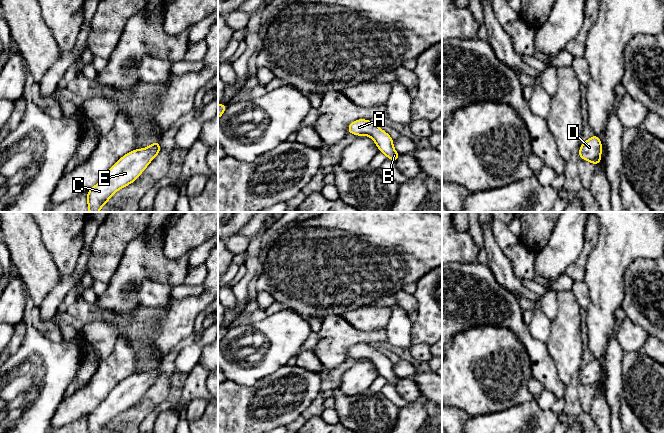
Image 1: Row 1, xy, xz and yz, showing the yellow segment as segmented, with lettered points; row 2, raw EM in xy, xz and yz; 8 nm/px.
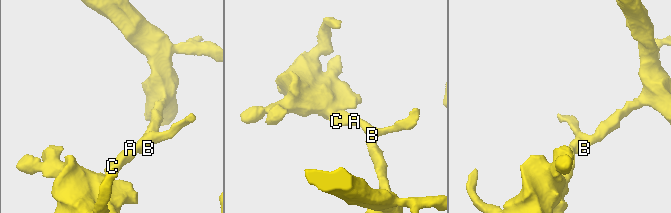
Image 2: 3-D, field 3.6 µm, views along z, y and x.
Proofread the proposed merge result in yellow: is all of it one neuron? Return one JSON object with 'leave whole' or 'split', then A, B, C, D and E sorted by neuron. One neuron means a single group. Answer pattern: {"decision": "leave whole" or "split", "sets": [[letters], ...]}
{"decision": "leave whole", "sets": [["A", "B", "C", "D", "E"]]}

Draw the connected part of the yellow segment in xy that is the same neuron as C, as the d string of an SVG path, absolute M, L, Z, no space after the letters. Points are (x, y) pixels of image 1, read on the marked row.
M156 141L149 147L132 150L121 157L87 192L89 212L99 212L118 190L136 181L160 151Z

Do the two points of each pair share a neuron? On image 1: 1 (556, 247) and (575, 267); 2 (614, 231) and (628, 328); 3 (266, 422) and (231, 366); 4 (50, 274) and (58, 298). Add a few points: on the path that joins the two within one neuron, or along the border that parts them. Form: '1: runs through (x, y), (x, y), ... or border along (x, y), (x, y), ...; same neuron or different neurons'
1: border along (584, 243), (580, 255), (564, 273); different neurons
2: border along (619, 326), (614, 335); different neurons
3: border along (265, 376), (251, 385), (240, 385), (228, 380); different neurons
4: border along (62, 279), (40, 305); different neurons

